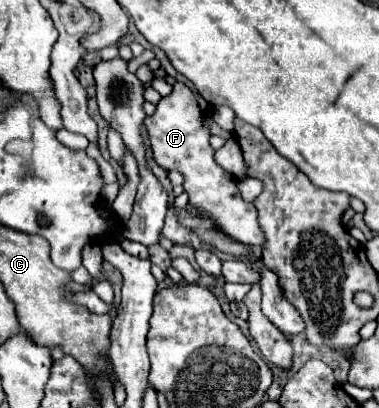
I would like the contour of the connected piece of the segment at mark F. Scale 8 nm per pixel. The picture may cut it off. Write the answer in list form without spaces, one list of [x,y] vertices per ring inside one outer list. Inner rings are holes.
[[[176,82],[172,94],[158,102],[156,112],[148,116],[144,124],[148,128],[156,162],[166,170],[178,170],[184,174],[184,190],[190,196],[190,204],[206,212],[214,224],[234,240],[250,246],[262,246],[266,242],[266,236],[258,224],[256,208],[248,202],[244,204],[234,178],[214,162],[214,148],[208,142],[210,130],[204,124],[202,110],[194,98],[194,92],[186,84]]]

